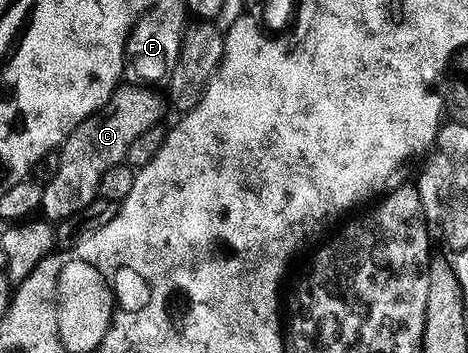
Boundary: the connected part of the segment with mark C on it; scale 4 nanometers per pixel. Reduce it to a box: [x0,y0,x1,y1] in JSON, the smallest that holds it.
[39,84,166,223]

